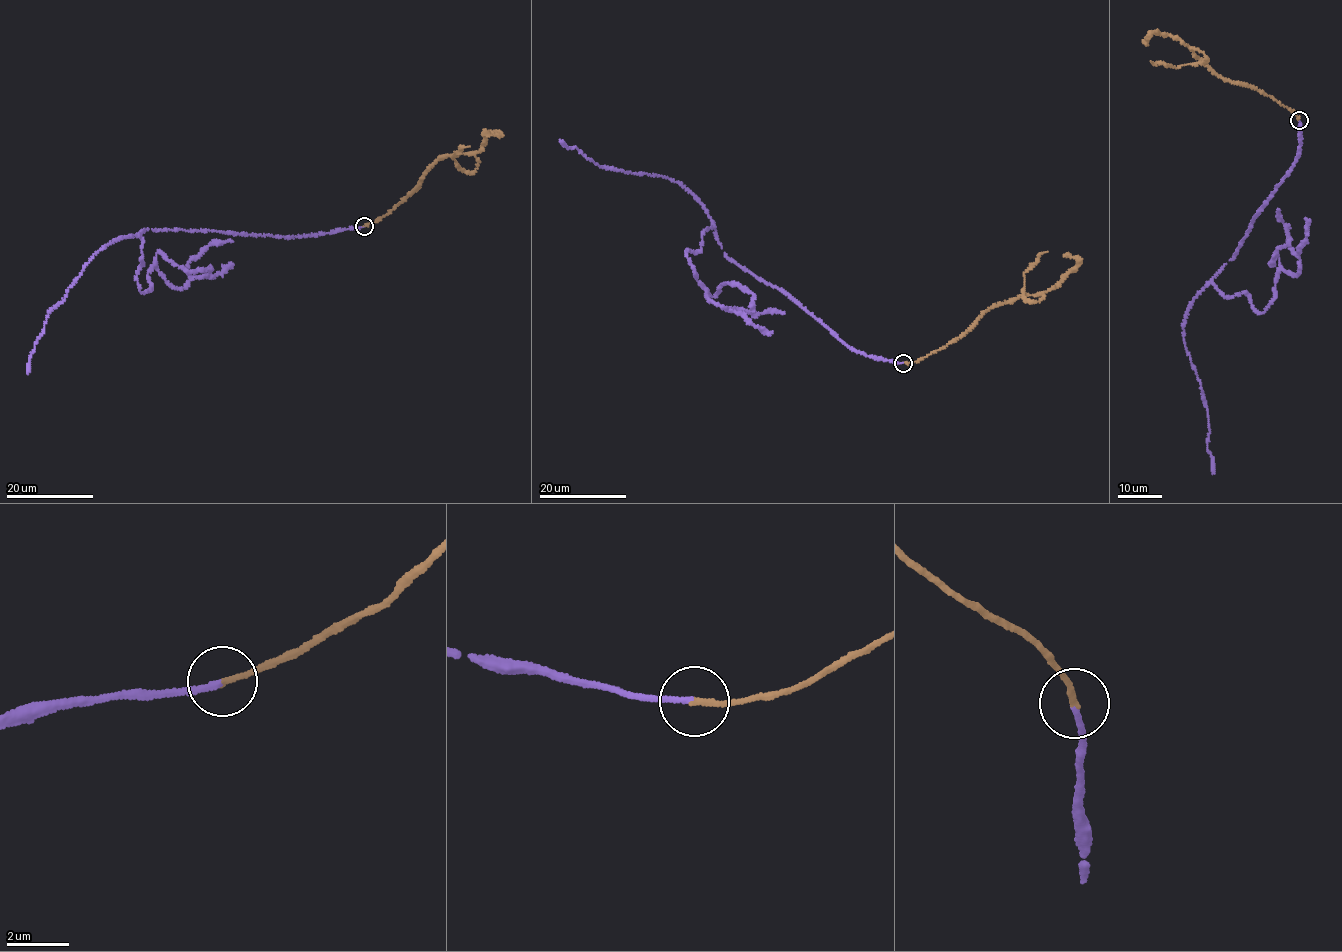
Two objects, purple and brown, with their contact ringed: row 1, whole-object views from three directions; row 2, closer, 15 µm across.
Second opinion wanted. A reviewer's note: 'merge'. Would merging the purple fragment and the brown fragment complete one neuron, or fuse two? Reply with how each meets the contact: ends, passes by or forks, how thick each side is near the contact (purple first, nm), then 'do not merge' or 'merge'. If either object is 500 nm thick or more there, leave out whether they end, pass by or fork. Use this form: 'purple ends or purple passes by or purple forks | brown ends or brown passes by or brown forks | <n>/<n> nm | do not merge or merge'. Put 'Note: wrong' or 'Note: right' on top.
Note: right
purple ends | brown ends | 180/190 nm | merge

